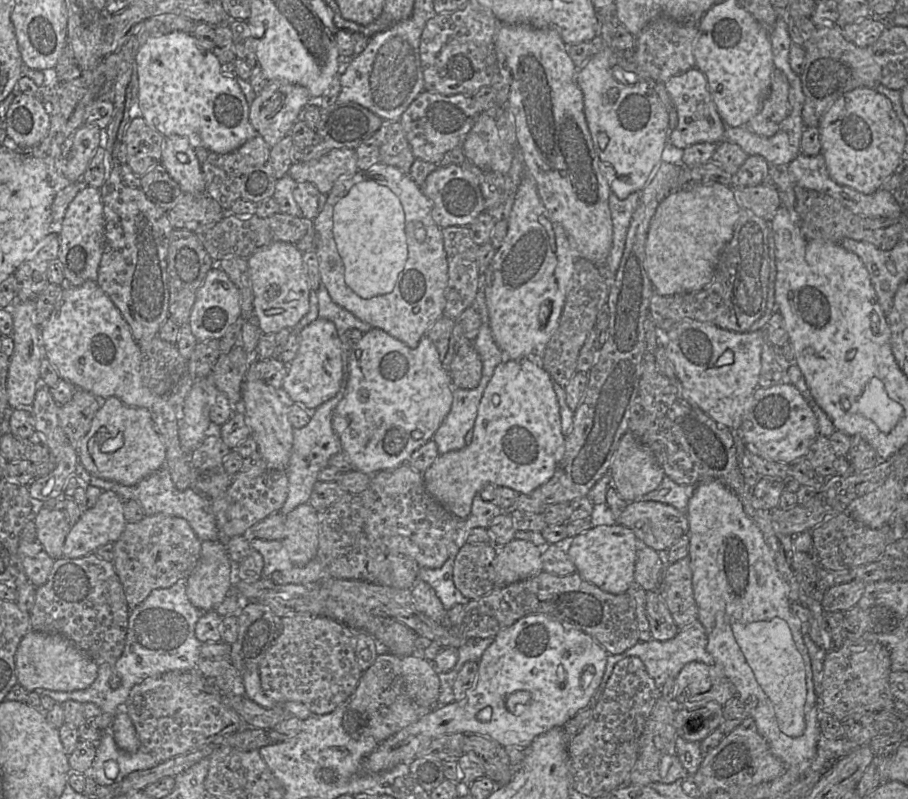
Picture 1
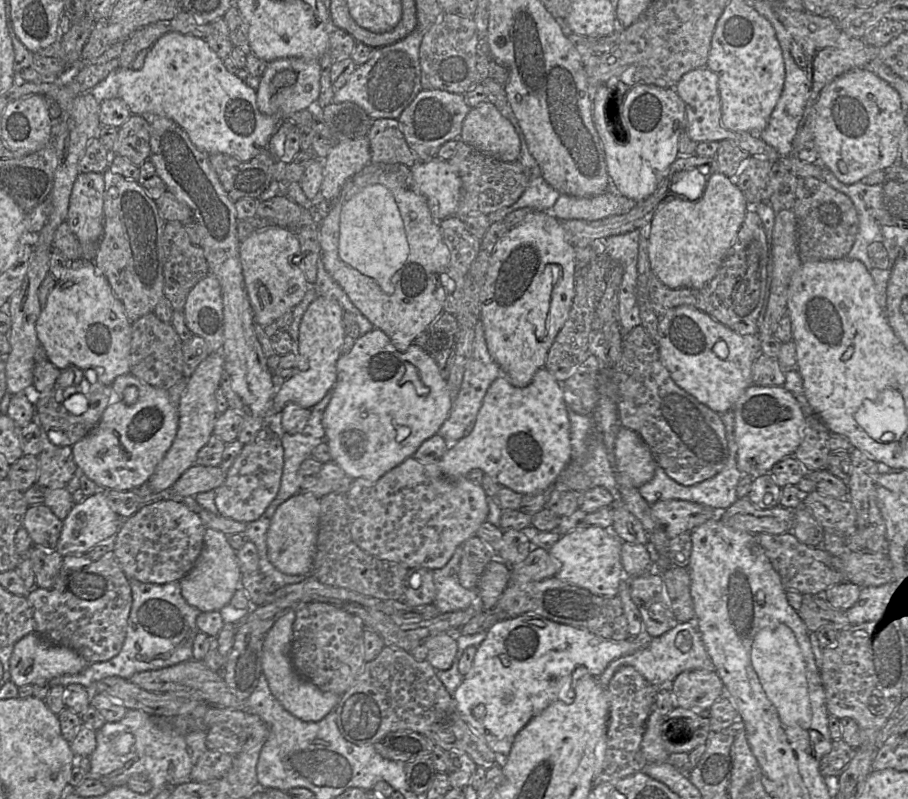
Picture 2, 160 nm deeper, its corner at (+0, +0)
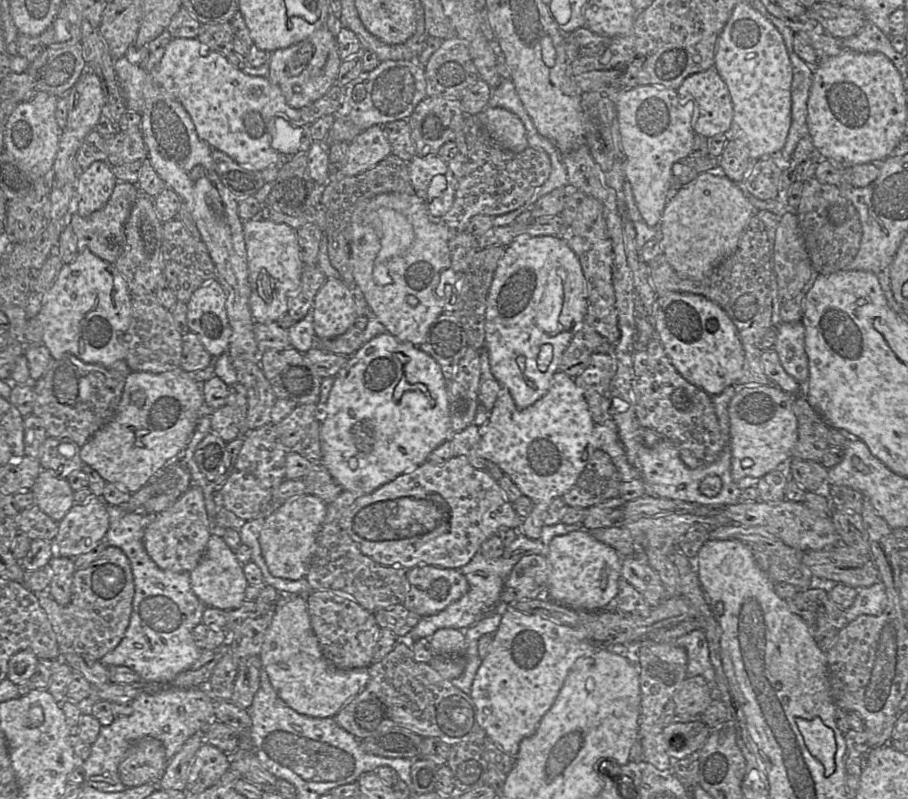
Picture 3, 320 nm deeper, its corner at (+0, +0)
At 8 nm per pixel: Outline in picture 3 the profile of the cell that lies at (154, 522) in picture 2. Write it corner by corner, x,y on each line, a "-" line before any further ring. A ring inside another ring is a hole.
194,483
174,504
158,513
146,528
144,547
159,568
190,573
201,561
210,536
217,531
206,511
204,485
211,484

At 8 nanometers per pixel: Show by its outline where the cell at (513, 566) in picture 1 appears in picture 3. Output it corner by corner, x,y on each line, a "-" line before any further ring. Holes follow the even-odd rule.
557,371
551,380
550,387
543,397
533,405
520,409
516,406
508,390
502,388
488,420
482,428
477,454
497,464
503,474
509,476
521,493
533,502
531,513
523,519
517,528
518,533
530,539
539,539
544,524
544,517
551,501
565,494
576,483
579,475
596,450
592,445
594,421
589,411
583,391
562,371

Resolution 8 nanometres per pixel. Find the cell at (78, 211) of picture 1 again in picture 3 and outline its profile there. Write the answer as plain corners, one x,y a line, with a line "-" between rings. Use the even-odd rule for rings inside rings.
106,160
94,161
76,180
77,208
82,217
103,208
108,202
118,180

